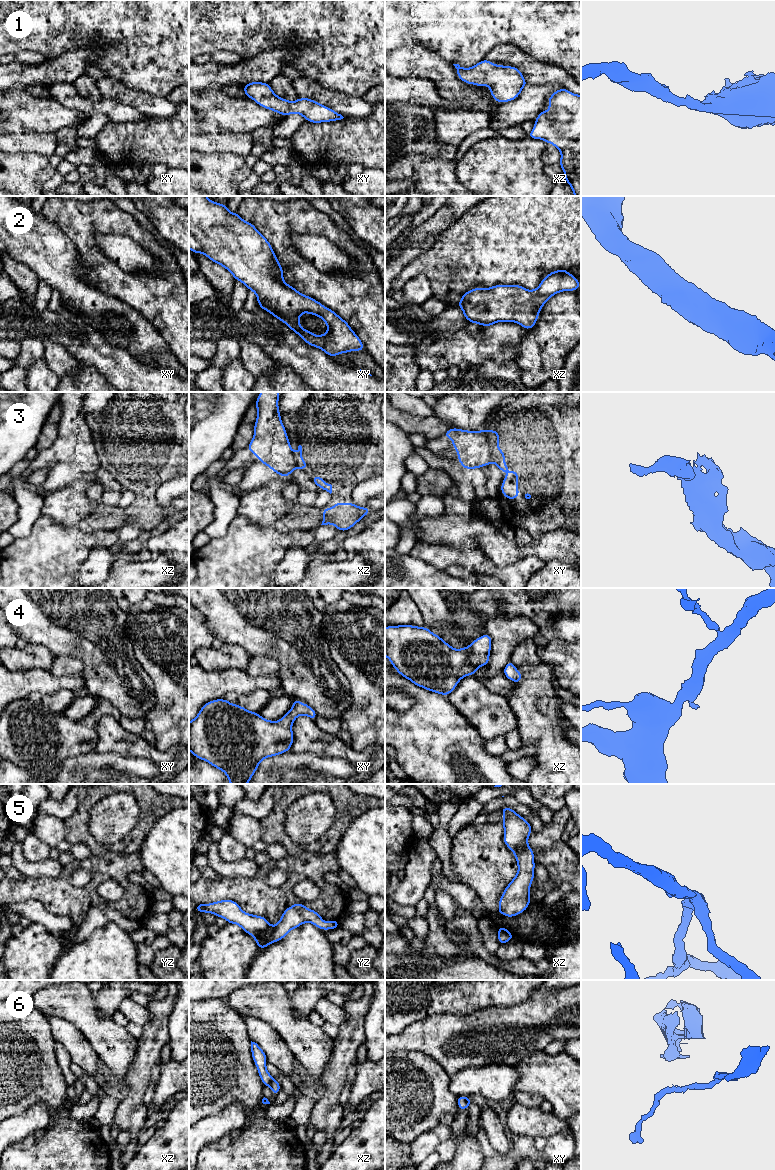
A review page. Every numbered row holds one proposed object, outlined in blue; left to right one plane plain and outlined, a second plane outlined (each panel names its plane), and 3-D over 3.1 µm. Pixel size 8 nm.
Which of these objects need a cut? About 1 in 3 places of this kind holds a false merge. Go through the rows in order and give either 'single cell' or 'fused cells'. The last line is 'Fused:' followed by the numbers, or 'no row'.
1: single cell
2: fused cells
3: fused cells
4: single cell
5: single cell
6: fused cells
Fused: 2, 3, 6

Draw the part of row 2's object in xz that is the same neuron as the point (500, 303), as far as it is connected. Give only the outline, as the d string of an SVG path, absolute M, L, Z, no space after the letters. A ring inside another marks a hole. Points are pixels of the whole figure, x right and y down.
M565 269L550 272L544 277L535 290L527 290L514 284L510 286L498 284L490 288L477 287L468 290L457 304L463 310L464 317L470 323L495 324L496 322L515 322L529 330L533 328L543 305L555 294L563 291L576 291L580 287L579 280Z

